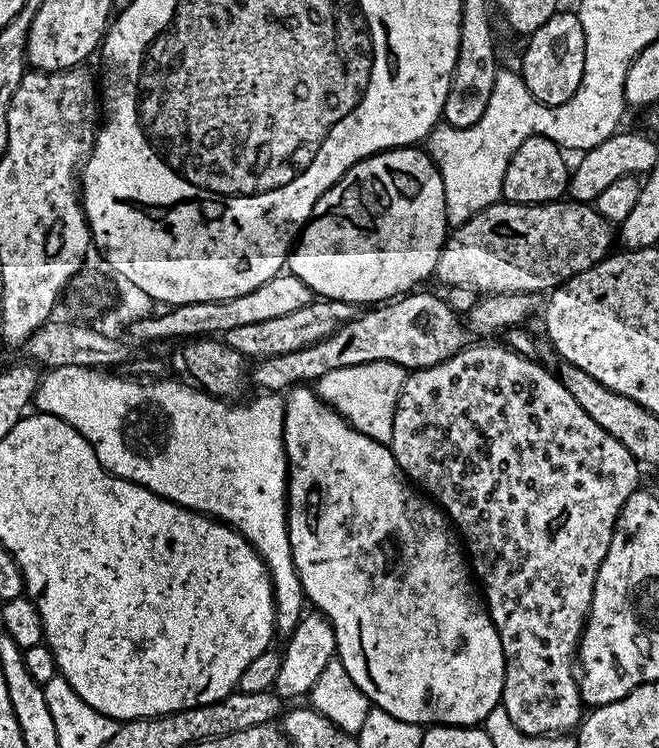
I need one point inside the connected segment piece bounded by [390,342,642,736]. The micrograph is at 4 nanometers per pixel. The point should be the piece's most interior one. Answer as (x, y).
(535, 485)

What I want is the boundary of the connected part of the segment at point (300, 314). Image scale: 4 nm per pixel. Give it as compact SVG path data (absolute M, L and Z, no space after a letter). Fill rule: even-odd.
M313 298L309 304L290 314L269 318L266 322L254 322L247 326L238 326L234 330L226 330L222 333L222 339L226 346L230 346L230 350L238 350L238 354L255 362L278 354L290 354L294 350L304 350L306 346L314 346L314 342L322 342L330 334L346 326L357 314L357 305L350 302Z

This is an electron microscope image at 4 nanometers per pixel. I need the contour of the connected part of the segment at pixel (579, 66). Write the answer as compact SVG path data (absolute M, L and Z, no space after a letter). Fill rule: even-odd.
M558 10L538 30L527 37L524 57L520 60L518 75L524 81L524 88L530 90L532 99L538 104L558 106L574 98L574 90L582 82L586 66L586 34L575 11Z

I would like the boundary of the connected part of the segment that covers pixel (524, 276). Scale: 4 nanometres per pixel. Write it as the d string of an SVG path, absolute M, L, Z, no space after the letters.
M561 198L552 201L551 204L509 204L507 202L497 202L486 206L478 214L470 217L466 223L459 225L444 241L444 248L440 251L438 258L438 266L436 267L435 279L440 279L444 286L453 288L454 286L466 286L472 288L477 294L491 294L494 292L538 292L541 294L551 293L553 288L564 284L570 278L574 278L578 274L582 274L586 270L590 270L605 256L613 251L612 240L614 244L614 228L608 223L606 218L602 218L602 214L598 214L598 210L592 204L577 204L571 198Z

